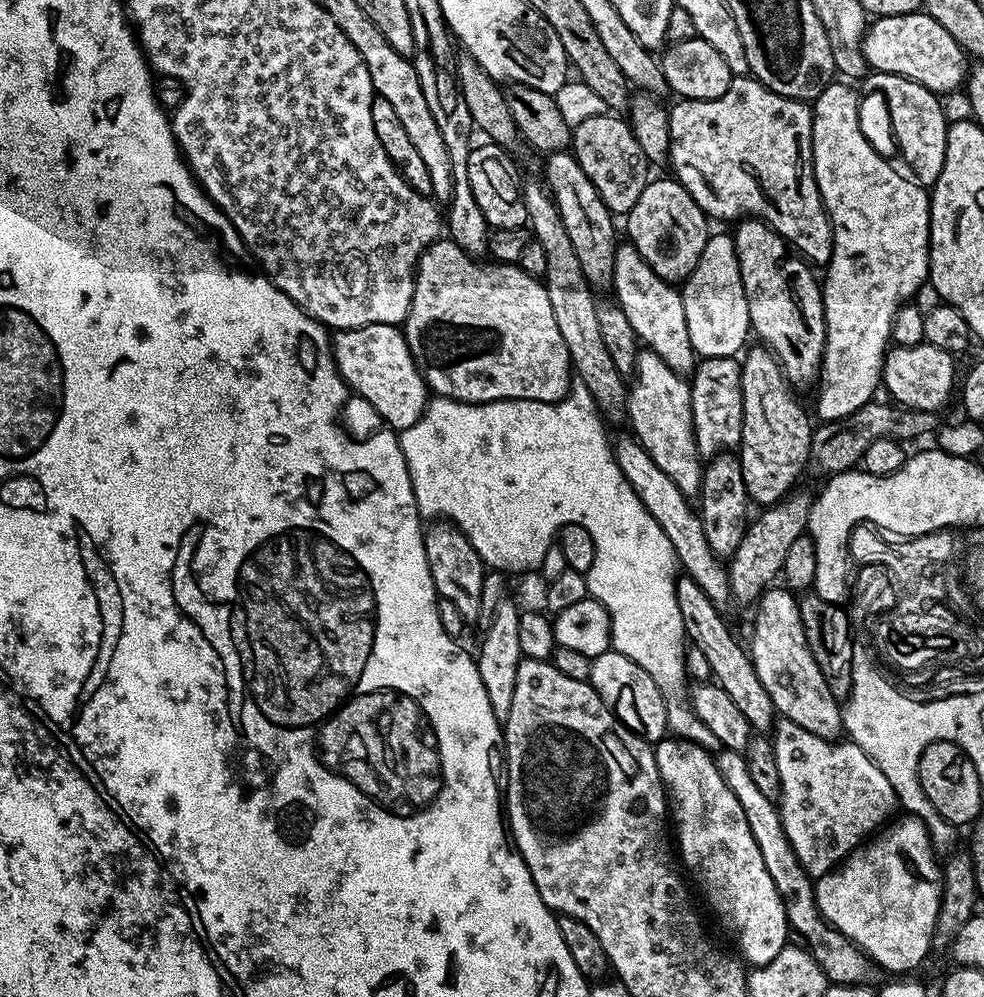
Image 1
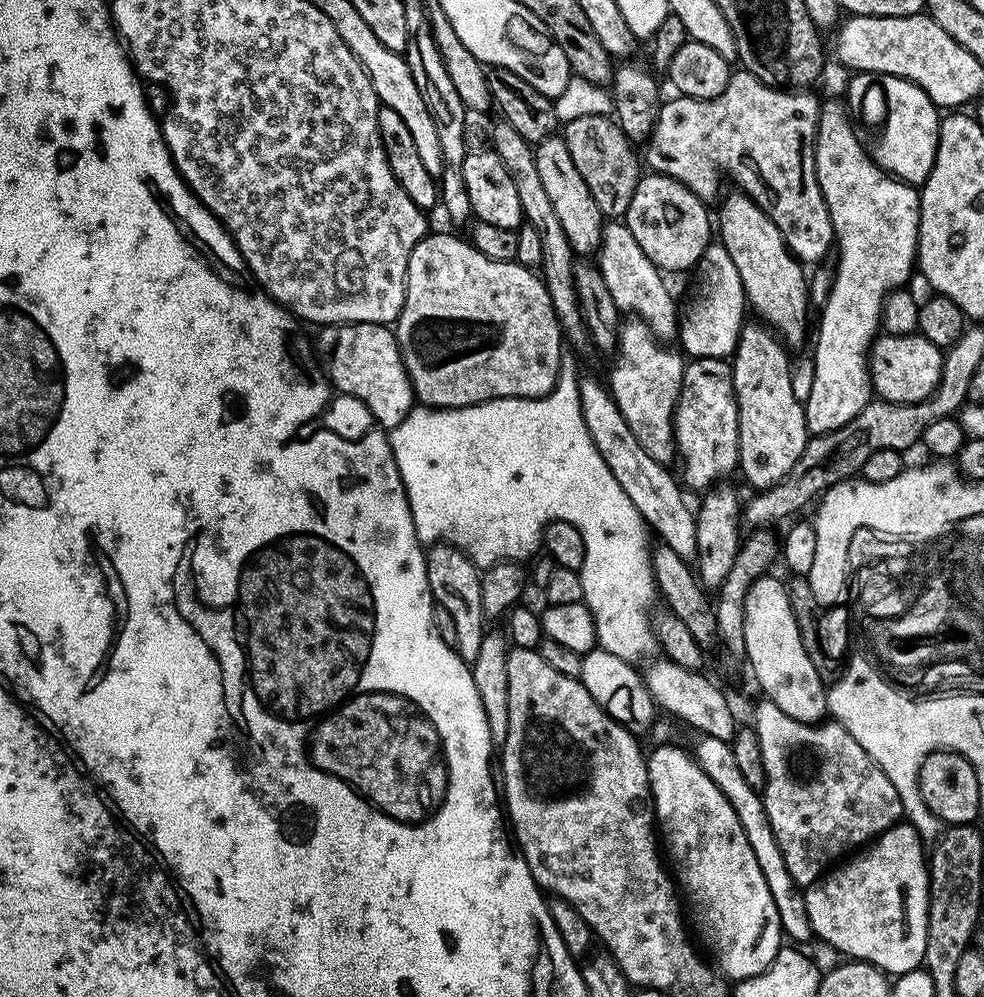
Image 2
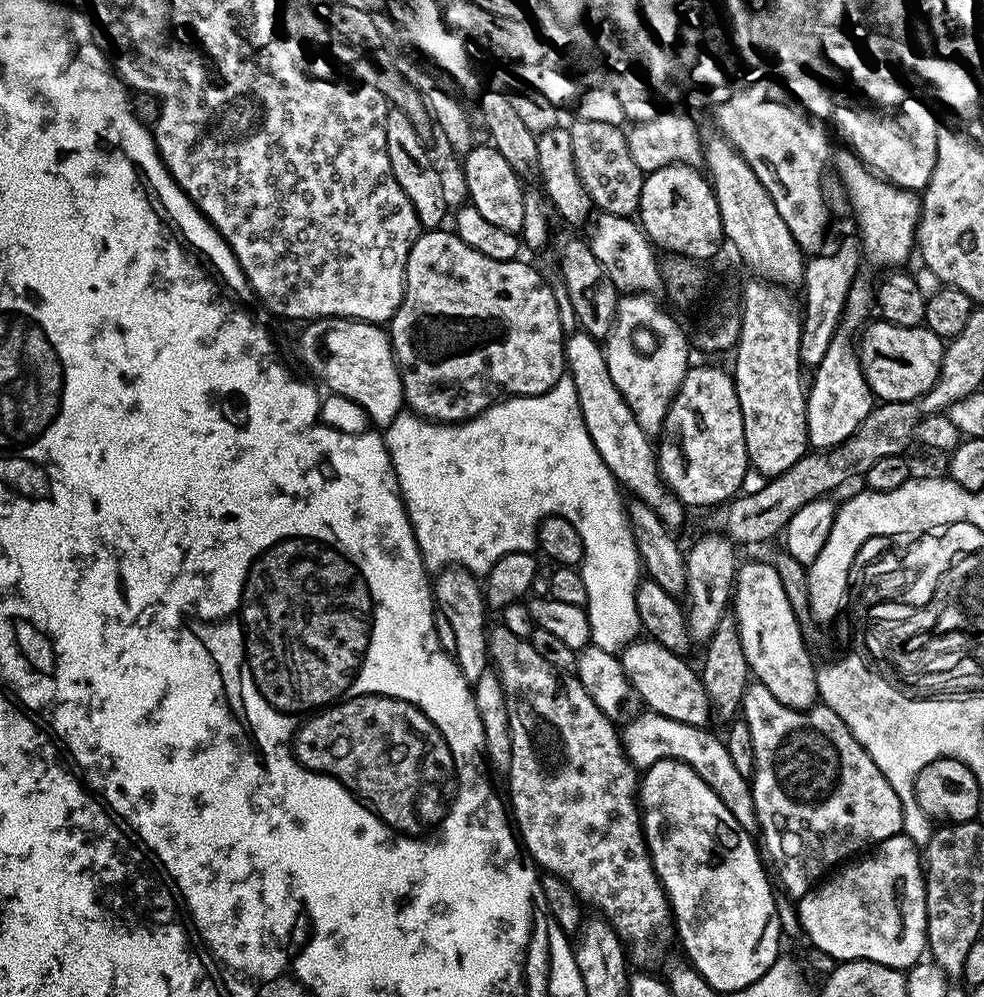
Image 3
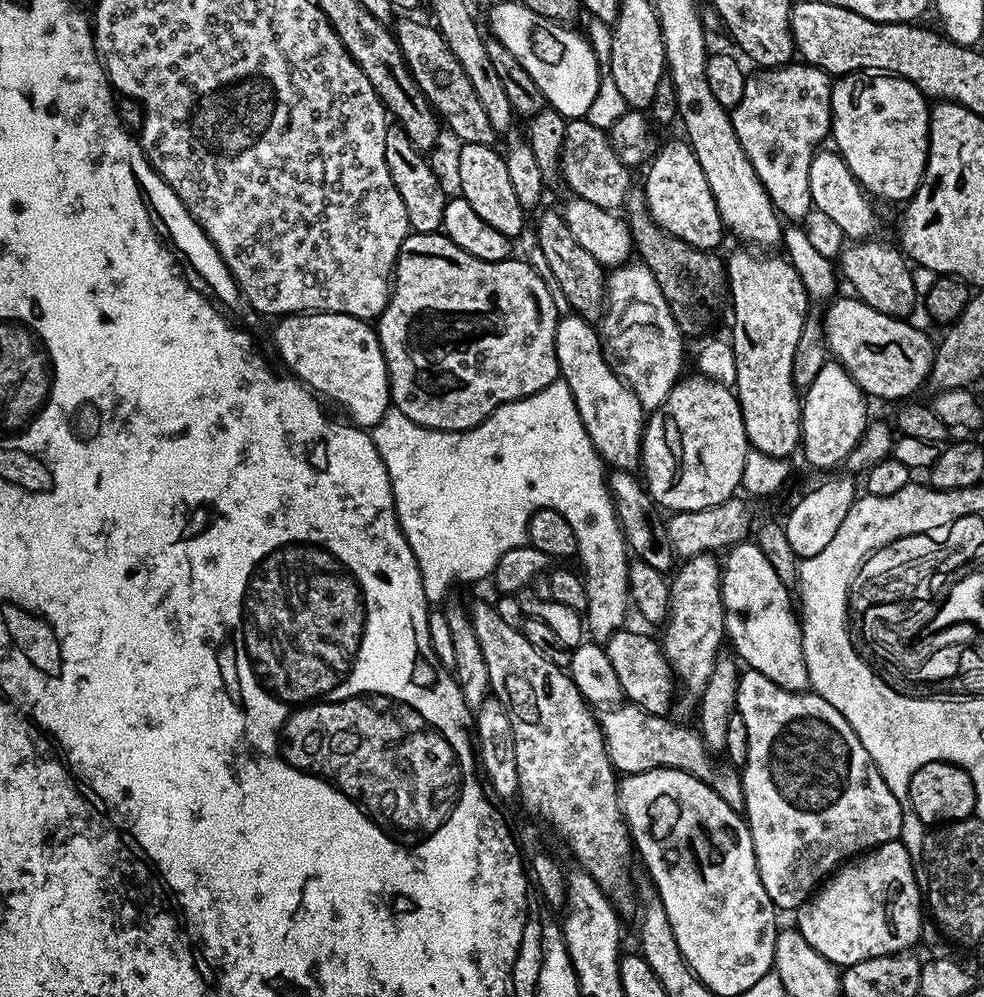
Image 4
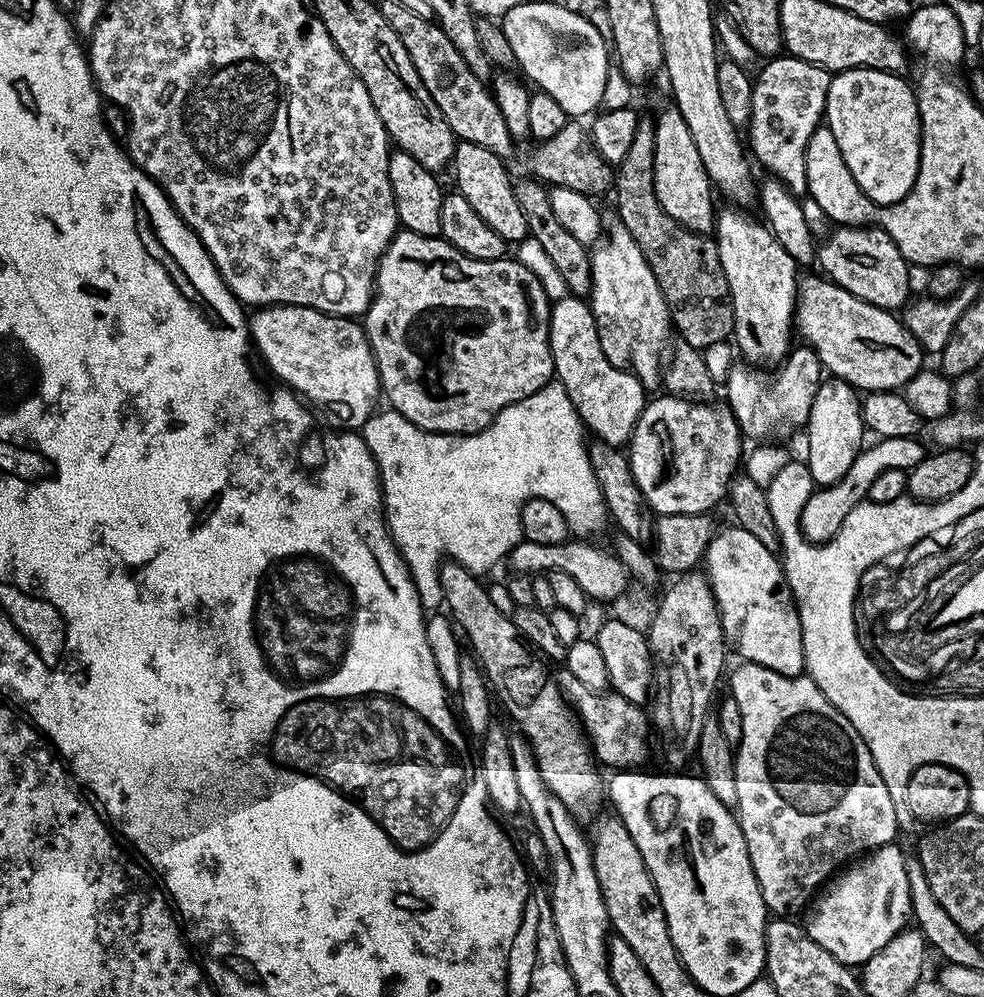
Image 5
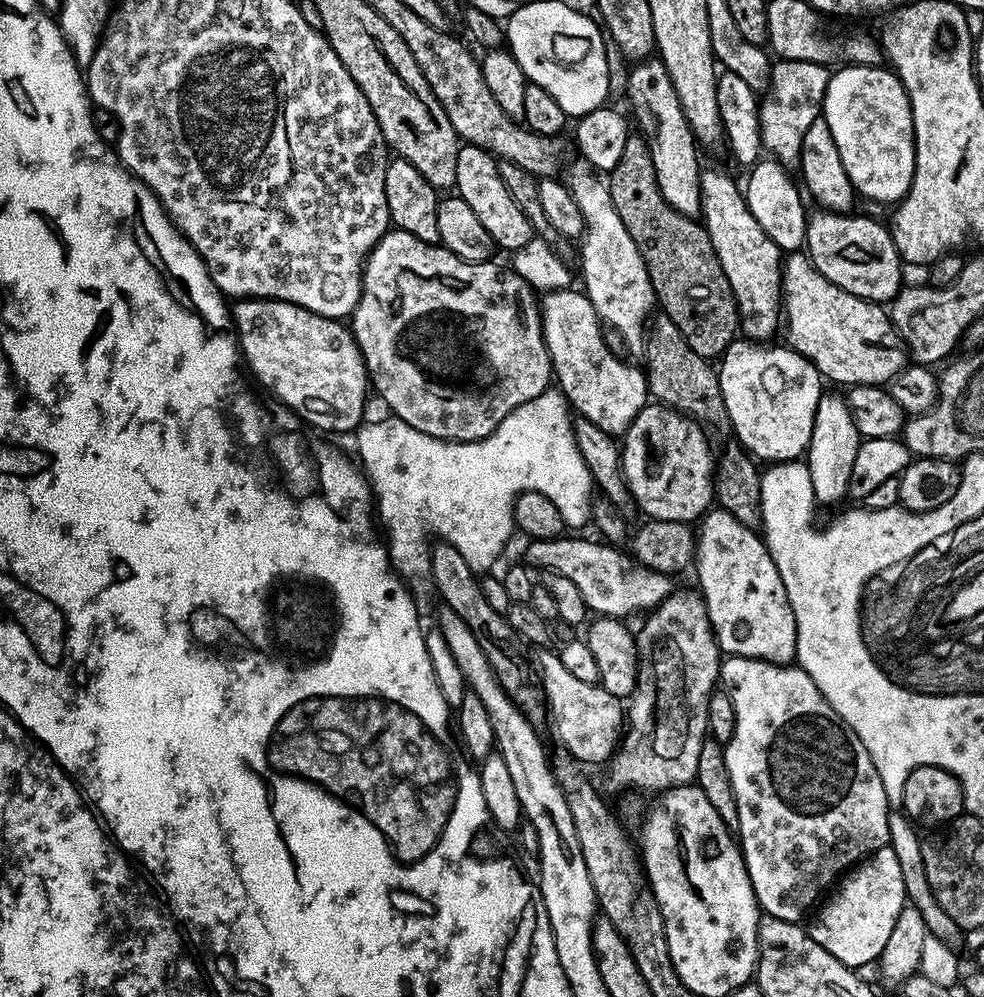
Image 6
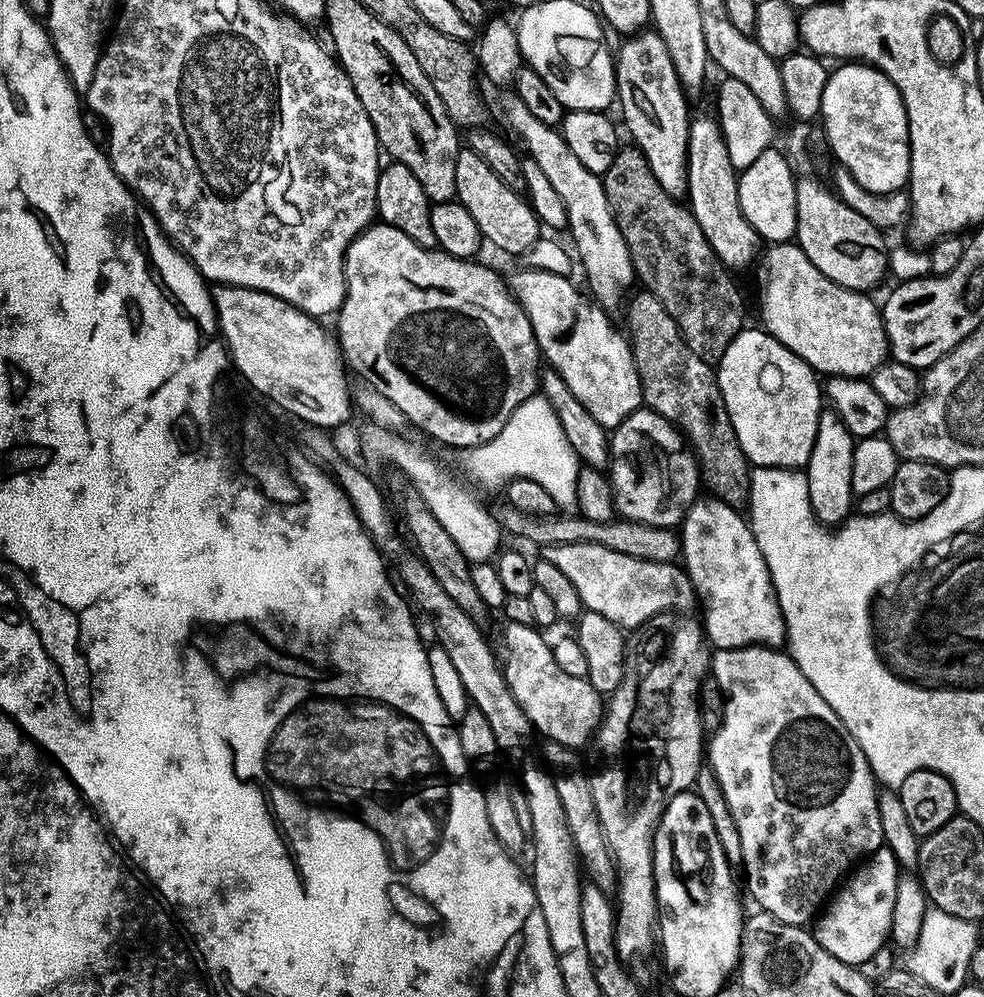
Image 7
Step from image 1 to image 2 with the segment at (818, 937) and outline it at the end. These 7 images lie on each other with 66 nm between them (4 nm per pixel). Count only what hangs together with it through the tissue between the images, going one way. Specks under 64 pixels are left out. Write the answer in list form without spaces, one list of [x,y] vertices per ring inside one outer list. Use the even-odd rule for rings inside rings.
[[[701,735],[699,739],[700,741],[697,742],[696,748],[694,747],[694,755],[698,766],[702,766],[702,770],[710,778],[710,782],[714,782],[718,786],[718,790],[722,790],[722,794],[728,799],[730,806],[734,806],[734,814],[738,814],[738,822],[742,822],[746,842],[750,842],[750,850],[754,850],[754,858],[758,858],[758,870],[762,870],[762,878],[766,878],[766,886],[770,886],[770,898],[774,898],[774,906],[778,906],[778,918],[780,919],[783,935],[787,939],[789,936],[792,939],[789,941],[792,942],[809,939],[808,915],[804,909],[804,901],[801,899],[802,892],[788,872],[788,867],[784,865],[784,855],[780,853],[780,847],[776,844],[774,834],[770,830],[770,822],[764,813],[764,801],[761,793],[757,791],[753,784],[746,782],[746,778],[742,778],[742,770],[738,770],[738,762],[734,762],[734,750],[729,741],[706,735]]]

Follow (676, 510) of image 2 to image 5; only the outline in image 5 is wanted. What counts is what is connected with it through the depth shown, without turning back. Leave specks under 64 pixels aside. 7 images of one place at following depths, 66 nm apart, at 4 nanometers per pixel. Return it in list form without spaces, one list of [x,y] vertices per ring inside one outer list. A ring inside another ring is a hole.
[[[571,294],[565,295],[565,300],[560,300],[551,305],[548,317],[548,345],[552,351],[552,367],[555,379],[566,390],[570,402],[575,406],[576,412],[589,433],[592,432],[597,441],[615,446],[627,445],[632,438],[632,431],[636,419],[646,403],[646,389],[631,371],[616,368],[602,354],[602,346],[596,329],[596,319],[592,316],[592,309],[583,299]]]

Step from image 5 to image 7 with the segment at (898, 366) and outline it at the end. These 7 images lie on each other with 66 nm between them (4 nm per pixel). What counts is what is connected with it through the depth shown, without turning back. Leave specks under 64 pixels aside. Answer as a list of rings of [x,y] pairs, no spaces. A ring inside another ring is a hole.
[[[785,242],[783,244],[772,244],[769,252],[764,256],[764,289],[760,292],[760,320],[764,323],[766,331],[772,335],[771,339],[775,343],[786,346],[794,354],[798,354],[798,358],[802,358],[811,368],[815,368],[817,373],[827,374],[828,376],[855,376],[857,378],[871,377],[872,371],[878,365],[885,363],[889,359],[888,336],[884,332],[884,317],[878,304],[871,300],[868,294],[863,291],[854,289],[846,289],[831,281],[826,274],[819,272],[817,266],[810,262],[809,258],[800,249],[796,242]]]

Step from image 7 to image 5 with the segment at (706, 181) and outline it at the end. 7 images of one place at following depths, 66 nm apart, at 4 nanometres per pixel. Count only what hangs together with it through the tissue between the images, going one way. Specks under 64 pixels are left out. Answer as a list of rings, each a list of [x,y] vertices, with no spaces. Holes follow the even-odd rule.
[[[724,207],[714,216],[714,239],[732,300],[731,339],[746,359],[775,365],[788,355],[792,336],[794,340],[798,265],[759,219],[751,220],[739,207]]]

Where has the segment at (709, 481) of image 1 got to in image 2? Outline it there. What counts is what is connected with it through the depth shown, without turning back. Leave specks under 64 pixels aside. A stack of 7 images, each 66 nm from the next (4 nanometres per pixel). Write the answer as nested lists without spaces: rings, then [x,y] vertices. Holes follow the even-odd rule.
[[[717,482],[703,493],[700,509],[695,509],[696,518],[696,552],[694,555],[694,572],[701,585],[708,590],[716,590],[723,584],[735,556],[742,543],[742,499],[728,482]]]

